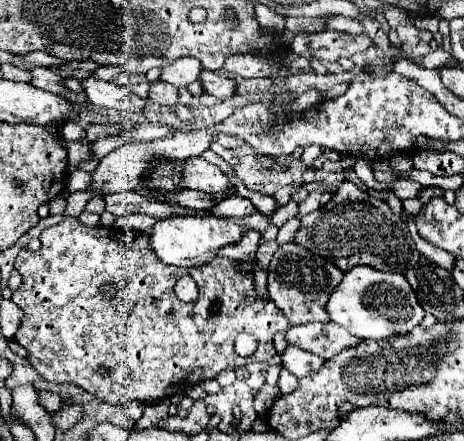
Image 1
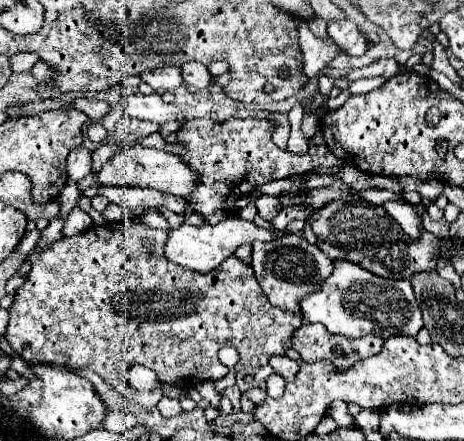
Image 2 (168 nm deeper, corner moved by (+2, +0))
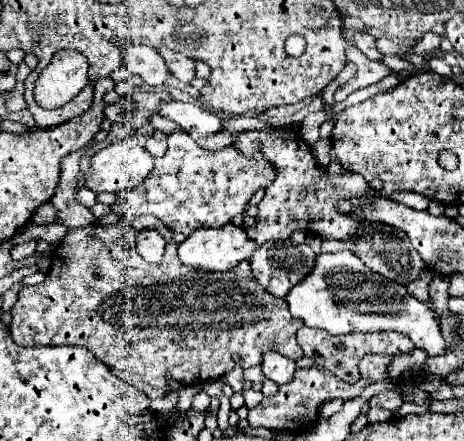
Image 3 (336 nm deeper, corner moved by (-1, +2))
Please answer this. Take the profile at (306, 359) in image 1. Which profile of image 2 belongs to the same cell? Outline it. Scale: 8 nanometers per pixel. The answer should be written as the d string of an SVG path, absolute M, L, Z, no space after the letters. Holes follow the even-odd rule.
M273 356L273 358L269 358L269 364L273 366L273 372L283 376L287 382L295 380L295 374L299 372L299 362L295 362L287 356Z

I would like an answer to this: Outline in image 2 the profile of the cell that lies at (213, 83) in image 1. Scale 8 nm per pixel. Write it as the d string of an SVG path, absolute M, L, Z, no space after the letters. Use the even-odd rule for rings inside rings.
M187 62L181 66L181 76L183 82L187 86L195 86L195 88L207 88L211 82L211 74L207 72L205 64L201 62Z

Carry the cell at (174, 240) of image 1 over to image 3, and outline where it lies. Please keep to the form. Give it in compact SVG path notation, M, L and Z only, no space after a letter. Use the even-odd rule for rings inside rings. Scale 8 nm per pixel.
M226 224L222 228L200 228L198 232L192 232L180 246L178 246L178 258L182 264L198 268L202 272L226 272L240 264L242 260L248 260L258 250L258 244L246 234L246 228Z

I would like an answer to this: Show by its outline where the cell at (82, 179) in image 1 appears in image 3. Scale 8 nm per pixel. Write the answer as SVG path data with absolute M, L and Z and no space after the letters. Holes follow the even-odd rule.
M126 138L122 142L110 144L102 150L98 150L90 160L90 170L86 174L84 186L88 186L94 192L122 192L128 188L136 188L142 184L148 174L154 170L154 156L134 138Z

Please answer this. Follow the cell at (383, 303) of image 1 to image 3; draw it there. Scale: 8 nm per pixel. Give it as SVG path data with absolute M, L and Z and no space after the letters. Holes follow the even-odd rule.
M340 250L334 254L320 254L314 272L296 284L286 296L290 314L302 318L310 328L322 328L330 334L350 334L350 332L384 332L394 330L408 336L418 348L424 348L428 356L442 354L446 342L440 334L434 312L426 302L414 298L404 284L388 280L358 260L350 250Z

